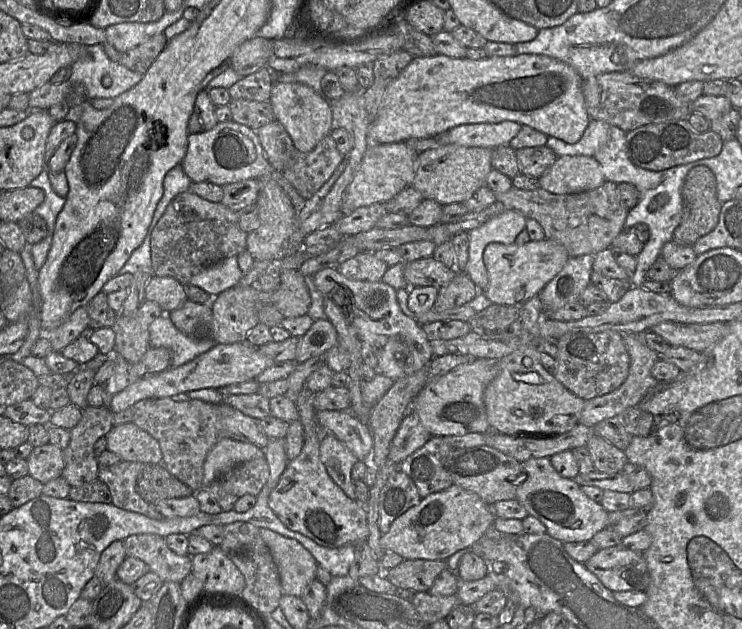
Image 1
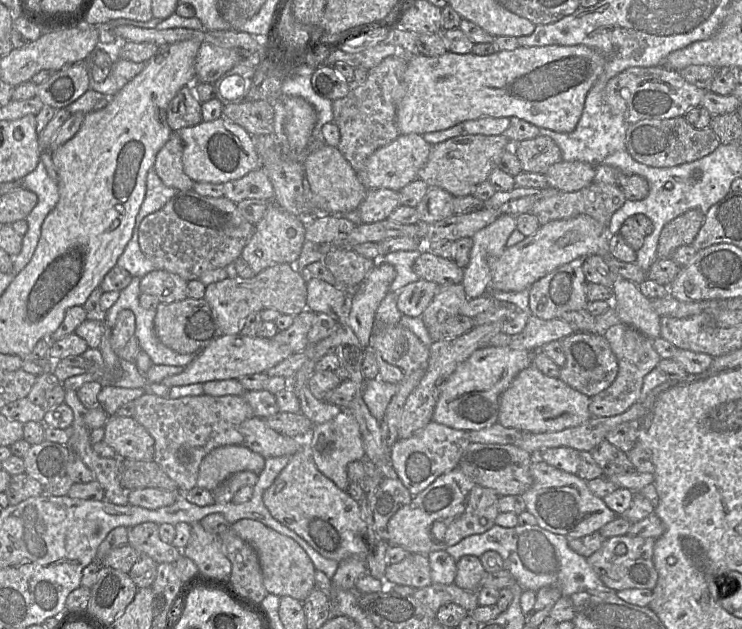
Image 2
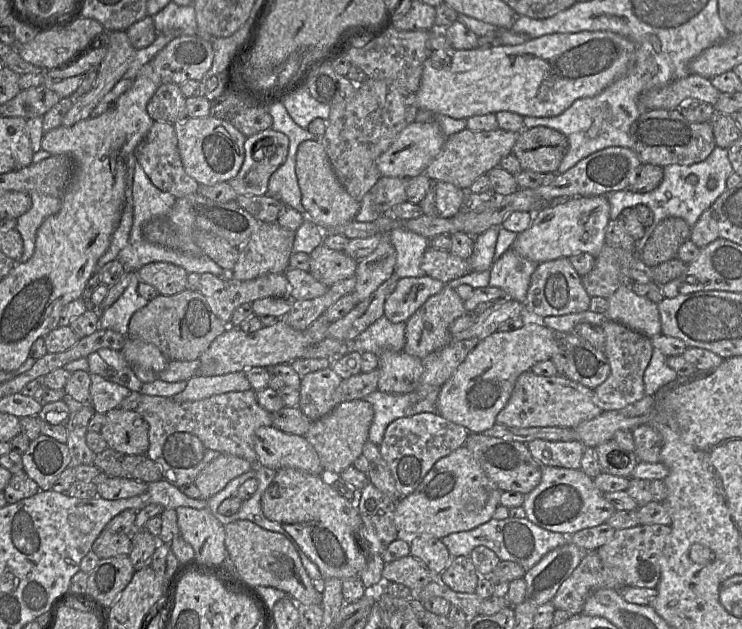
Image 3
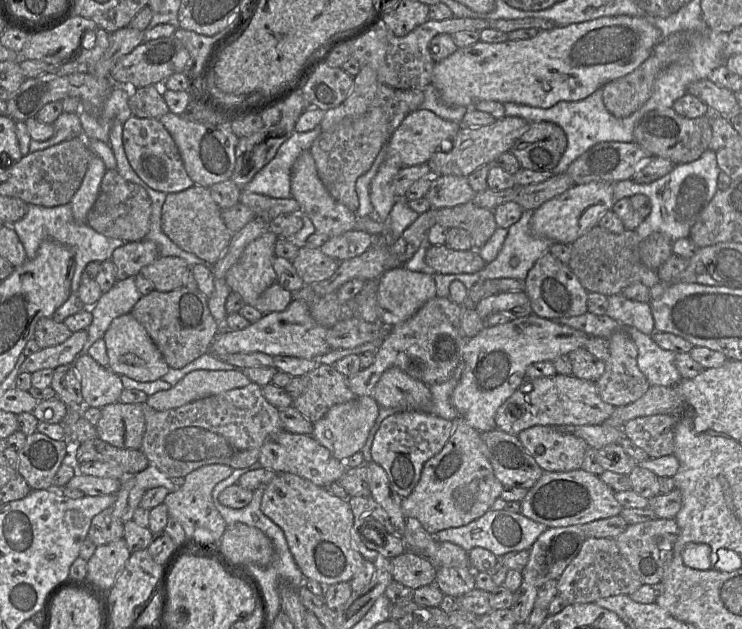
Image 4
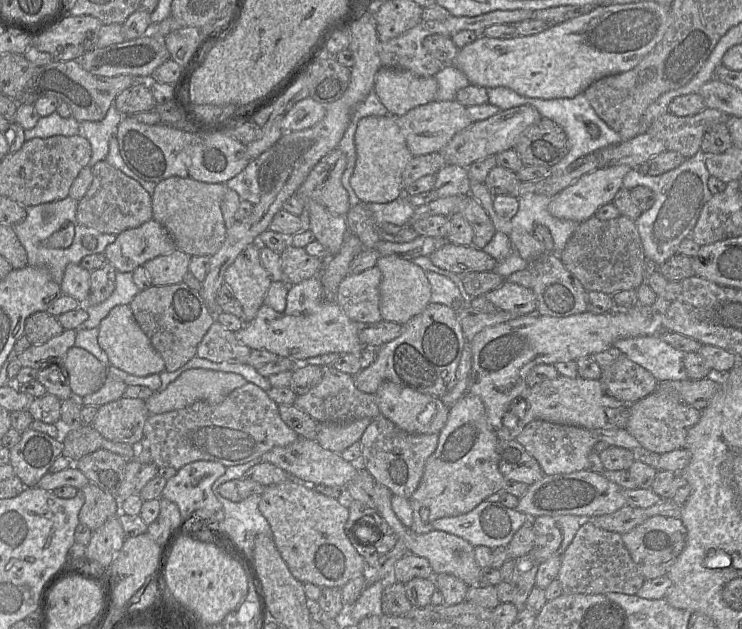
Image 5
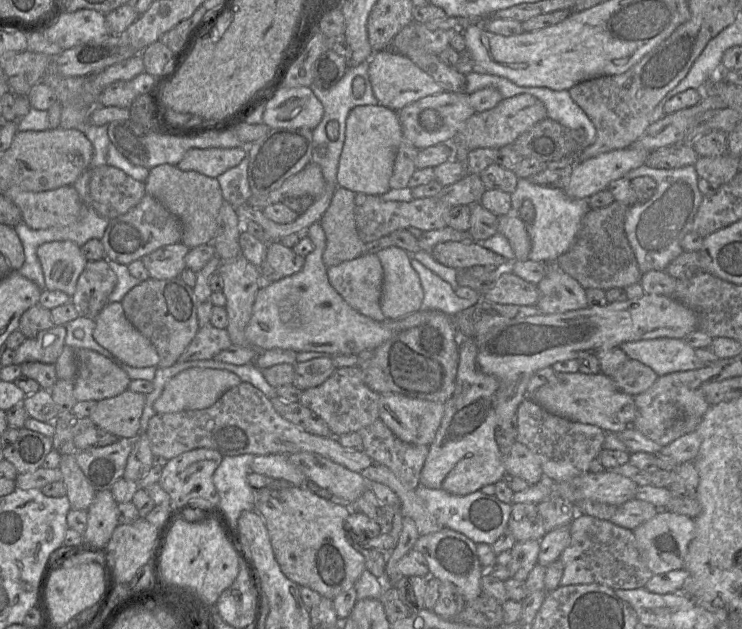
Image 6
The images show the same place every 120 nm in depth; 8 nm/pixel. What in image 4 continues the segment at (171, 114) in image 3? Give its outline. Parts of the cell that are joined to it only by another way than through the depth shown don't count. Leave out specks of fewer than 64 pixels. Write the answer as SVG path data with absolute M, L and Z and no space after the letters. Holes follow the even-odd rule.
M161 85L131 89L128 106L133 116L140 118L159 118L170 112Z

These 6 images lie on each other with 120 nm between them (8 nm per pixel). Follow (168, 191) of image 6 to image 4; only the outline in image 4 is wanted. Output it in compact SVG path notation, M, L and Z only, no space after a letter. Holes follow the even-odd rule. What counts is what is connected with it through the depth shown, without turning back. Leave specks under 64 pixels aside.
M197 184L180 192L167 193L162 208L162 229L181 249L196 255L208 265L213 265L220 259L232 237L209 187Z

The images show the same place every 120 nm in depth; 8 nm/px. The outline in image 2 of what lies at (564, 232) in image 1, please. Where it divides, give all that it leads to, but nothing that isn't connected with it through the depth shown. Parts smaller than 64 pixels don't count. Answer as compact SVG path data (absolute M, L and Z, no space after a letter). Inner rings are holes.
M593 182L590 186L578 191L558 192L552 196L544 196L534 203L530 213L537 217L540 225L553 220L568 219L580 214L586 214L608 227L612 215L623 206L626 200L619 185Z

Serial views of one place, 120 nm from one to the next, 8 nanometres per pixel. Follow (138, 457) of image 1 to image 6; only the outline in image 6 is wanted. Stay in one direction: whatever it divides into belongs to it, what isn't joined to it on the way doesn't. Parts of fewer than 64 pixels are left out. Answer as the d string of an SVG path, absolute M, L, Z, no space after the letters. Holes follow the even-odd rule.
M127 389L115 397L97 401L89 417L96 426L118 438L135 439L145 402L145 394Z

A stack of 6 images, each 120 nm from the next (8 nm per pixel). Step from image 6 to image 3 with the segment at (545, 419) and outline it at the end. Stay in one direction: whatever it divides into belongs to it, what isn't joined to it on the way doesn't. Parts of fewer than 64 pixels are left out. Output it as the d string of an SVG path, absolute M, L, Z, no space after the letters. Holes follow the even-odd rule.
M535 439L526 443L531 455L543 466L580 469L586 446L580 440L547 441Z

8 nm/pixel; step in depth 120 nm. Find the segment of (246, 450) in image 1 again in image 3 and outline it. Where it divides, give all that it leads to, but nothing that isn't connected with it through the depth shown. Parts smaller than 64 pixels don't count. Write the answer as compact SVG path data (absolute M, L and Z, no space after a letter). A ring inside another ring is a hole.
M220 455L209 462L193 482L200 491L200 499L208 500L231 480L253 468L249 461L234 456Z

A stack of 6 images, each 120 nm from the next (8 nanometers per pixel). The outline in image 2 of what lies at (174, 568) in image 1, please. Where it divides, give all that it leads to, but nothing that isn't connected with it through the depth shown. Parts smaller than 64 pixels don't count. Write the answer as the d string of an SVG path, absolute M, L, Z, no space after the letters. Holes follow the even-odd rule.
M144 522L128 528L128 544L139 555L147 555L157 564L175 563L183 554L182 550L160 539L159 525L154 522Z

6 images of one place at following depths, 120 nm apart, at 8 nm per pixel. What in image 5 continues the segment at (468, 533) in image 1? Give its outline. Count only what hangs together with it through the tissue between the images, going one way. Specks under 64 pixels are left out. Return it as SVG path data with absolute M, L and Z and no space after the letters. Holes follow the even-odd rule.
M465 393L450 408L447 422L439 432L437 448L427 459L421 481L409 498L413 515L411 530L414 533L430 532L433 530L432 523L435 520L468 513L490 495L502 490L506 480L499 470L497 443L497 435L487 422L482 400L470 393Z

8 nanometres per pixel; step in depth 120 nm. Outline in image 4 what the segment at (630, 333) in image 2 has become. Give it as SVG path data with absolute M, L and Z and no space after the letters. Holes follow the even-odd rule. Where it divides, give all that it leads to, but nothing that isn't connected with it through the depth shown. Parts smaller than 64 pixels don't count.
M617 331L608 342L610 356L604 373L595 382L597 391L604 402L615 408L627 406L641 398L650 384L638 368L638 350L629 334Z

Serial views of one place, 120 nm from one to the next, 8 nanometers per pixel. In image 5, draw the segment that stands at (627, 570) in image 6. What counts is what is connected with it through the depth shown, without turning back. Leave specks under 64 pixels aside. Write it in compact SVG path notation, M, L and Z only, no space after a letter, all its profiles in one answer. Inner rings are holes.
M583 520L573 540L561 555L557 579L565 594L616 592L629 595L636 594L646 580L625 547L622 535L601 529L591 520Z

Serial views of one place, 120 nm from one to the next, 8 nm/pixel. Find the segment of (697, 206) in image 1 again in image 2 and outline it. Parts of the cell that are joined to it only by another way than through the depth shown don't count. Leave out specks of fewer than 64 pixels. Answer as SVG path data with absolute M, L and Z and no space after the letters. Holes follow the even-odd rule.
M690 209L668 222L662 229L657 257L671 258L676 249L691 245L705 221L705 214L699 209Z

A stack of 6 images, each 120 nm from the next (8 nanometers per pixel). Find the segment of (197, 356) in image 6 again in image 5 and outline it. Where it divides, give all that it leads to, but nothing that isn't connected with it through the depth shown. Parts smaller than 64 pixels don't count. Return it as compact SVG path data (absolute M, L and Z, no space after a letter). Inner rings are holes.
M215 321L197 346L196 356L216 363L247 364L250 351L237 340L235 332Z

